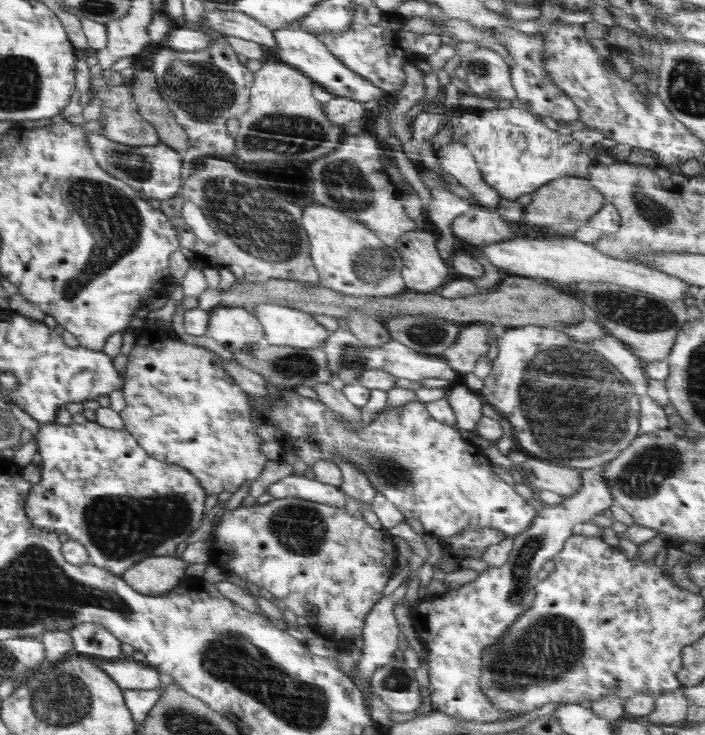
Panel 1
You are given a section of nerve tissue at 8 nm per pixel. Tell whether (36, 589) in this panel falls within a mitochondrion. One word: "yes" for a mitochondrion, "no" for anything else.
yes

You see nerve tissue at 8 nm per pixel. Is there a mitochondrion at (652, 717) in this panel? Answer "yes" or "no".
no

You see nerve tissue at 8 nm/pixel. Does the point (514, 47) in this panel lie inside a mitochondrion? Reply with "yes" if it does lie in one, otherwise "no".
no

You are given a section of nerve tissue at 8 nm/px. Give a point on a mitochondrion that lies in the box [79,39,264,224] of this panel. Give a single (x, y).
(202, 91)

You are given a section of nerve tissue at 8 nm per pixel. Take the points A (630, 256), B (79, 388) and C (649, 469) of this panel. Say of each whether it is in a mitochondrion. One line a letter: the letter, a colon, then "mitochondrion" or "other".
A: other
B: other
C: mitochondrion

